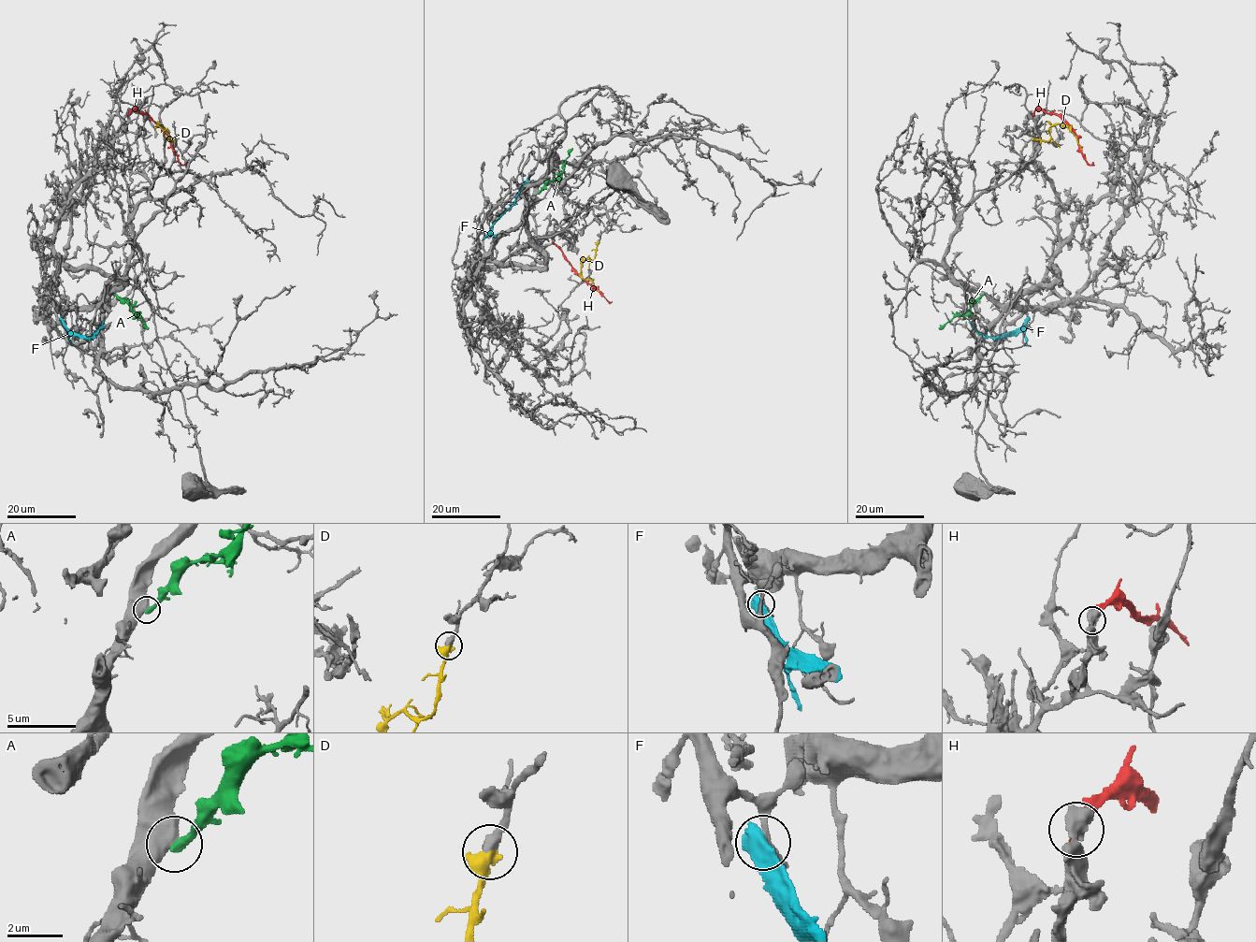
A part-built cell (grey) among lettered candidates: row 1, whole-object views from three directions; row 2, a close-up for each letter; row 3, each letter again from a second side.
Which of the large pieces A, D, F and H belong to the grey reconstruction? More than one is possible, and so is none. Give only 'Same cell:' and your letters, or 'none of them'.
Same cell: D

